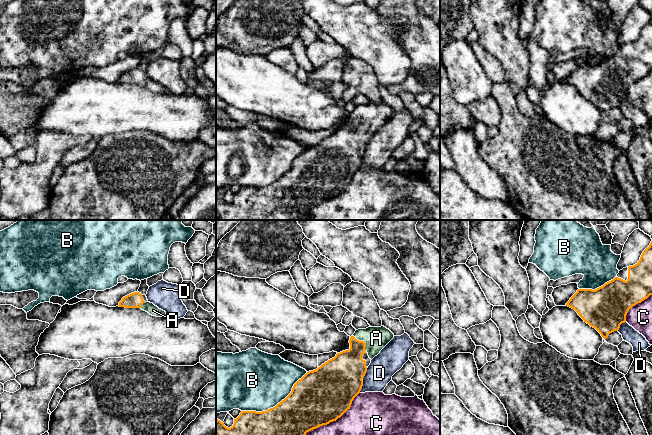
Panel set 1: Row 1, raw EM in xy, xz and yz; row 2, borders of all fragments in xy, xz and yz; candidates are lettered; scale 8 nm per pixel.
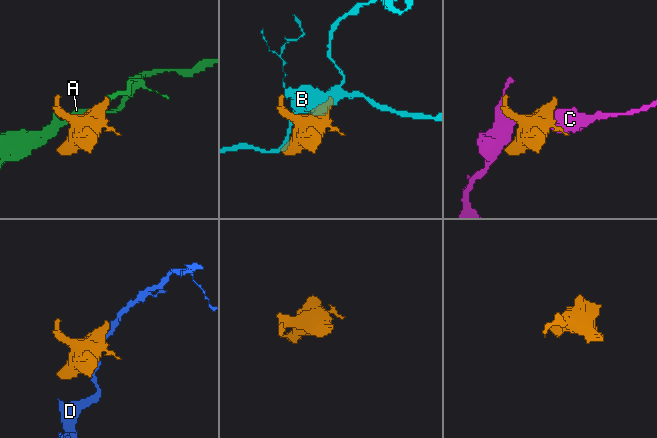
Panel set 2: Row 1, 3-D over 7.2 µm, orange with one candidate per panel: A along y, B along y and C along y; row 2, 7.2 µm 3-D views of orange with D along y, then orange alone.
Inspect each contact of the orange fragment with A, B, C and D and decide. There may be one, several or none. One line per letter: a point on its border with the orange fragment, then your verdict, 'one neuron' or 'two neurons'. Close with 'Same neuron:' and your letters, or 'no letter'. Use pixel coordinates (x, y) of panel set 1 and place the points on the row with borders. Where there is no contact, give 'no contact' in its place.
A: contact xz (363, 341); one neuron
B: contact xz (277, 404); two neurons
C: contact xz (334, 420); two neurons
D: contact xz (362, 385); two neurons
Same neuron: A

